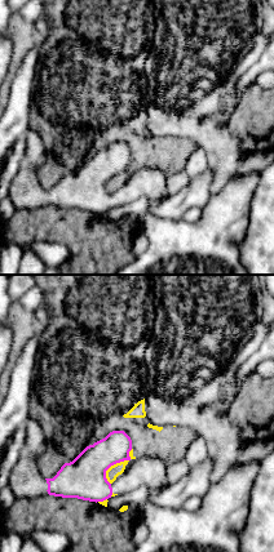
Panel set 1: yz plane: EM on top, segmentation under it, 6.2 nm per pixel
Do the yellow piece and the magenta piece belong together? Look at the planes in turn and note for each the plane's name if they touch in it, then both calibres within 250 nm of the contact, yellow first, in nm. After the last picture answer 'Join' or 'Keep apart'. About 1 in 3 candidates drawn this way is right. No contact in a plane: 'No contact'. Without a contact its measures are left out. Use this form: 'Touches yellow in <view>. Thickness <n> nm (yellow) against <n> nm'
Touches yellow in yz. Thickness 80 nm (yellow) against 260 nm

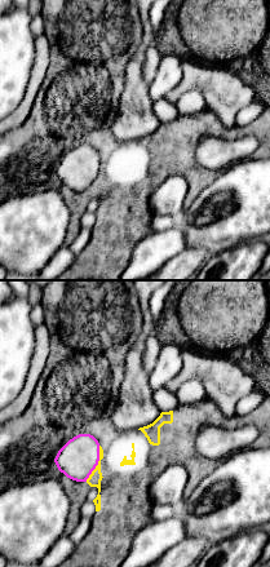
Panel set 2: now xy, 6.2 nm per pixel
Touches yellow in xy. Thickness 80 nm (yellow) against 240 nm

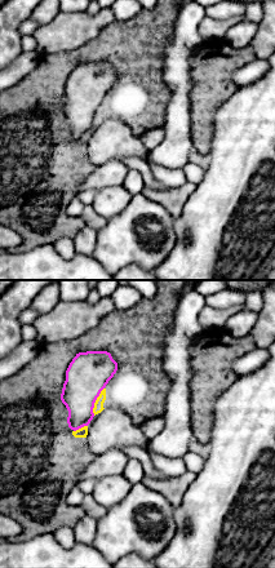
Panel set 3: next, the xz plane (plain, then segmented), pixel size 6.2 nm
Touches yellow in xz. Thickness 60 nm (yellow) against 260 nm

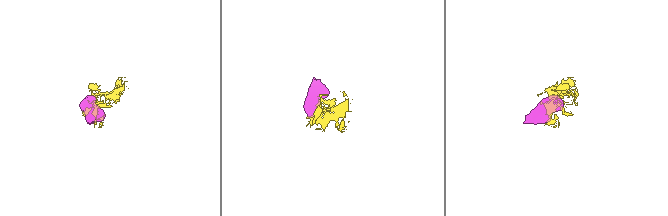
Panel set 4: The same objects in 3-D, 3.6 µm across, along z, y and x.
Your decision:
Keep apart

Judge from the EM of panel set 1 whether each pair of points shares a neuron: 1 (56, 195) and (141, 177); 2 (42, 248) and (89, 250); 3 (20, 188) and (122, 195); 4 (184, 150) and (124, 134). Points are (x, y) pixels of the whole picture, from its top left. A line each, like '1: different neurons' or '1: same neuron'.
1: same neuron
2: different neurons
3: same neuron
4: same neuron

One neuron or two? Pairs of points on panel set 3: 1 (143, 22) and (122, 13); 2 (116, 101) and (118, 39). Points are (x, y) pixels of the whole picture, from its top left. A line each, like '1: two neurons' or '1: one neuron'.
1: two neurons
2: one neuron

